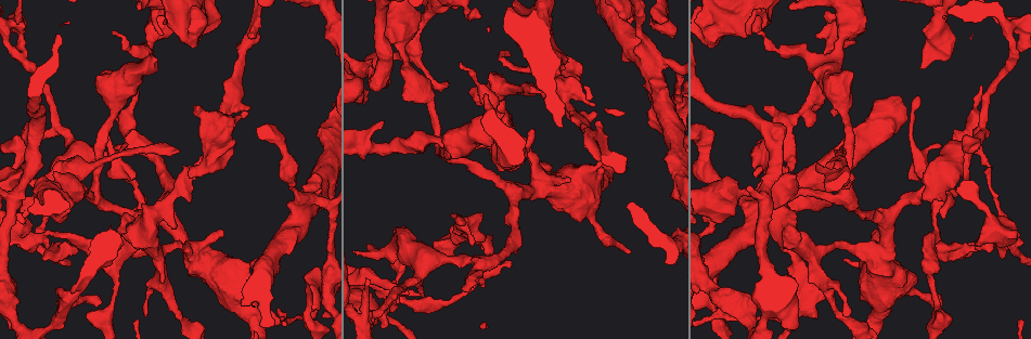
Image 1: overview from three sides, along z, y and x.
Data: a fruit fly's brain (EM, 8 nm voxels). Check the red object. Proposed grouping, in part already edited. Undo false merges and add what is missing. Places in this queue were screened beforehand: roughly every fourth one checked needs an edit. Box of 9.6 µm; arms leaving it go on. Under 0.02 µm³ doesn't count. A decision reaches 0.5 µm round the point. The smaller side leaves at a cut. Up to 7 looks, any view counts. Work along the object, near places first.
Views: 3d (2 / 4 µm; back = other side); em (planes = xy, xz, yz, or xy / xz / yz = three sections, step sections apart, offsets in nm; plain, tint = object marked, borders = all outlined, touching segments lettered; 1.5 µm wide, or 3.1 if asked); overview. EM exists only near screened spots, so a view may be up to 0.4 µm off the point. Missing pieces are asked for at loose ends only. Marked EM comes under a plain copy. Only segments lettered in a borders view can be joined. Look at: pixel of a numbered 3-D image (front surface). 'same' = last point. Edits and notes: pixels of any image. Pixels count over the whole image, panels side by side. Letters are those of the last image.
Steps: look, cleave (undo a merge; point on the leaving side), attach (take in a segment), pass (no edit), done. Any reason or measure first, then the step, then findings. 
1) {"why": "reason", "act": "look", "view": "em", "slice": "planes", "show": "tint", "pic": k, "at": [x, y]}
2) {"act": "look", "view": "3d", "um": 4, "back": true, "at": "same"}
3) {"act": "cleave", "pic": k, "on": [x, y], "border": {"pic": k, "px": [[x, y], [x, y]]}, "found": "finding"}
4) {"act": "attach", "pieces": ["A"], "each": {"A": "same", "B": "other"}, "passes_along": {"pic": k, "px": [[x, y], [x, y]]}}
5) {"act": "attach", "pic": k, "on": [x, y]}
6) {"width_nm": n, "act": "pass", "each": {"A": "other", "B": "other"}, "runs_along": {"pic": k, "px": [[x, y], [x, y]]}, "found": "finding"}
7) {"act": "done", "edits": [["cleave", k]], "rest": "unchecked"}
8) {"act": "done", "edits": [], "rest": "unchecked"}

{"why": "free end", "act": "look", "view": "3d", "um": 2, "pic": 1, "at": [757, 34]}

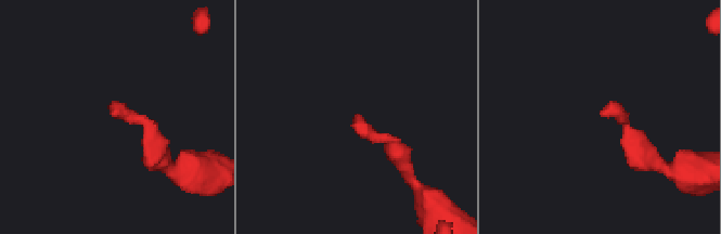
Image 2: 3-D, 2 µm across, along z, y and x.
{"act": "look", "view": "em", "slice": "xz", "step": 4, "show": "tint", "pic": 2, "at": [114, 117]}

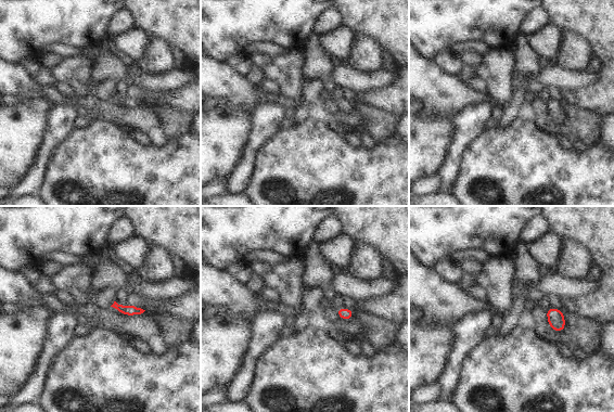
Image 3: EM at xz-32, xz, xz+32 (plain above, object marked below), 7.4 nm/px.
{"act": "look", "view": "em", "slice": "planes", "show": "borders", "at": "same"}

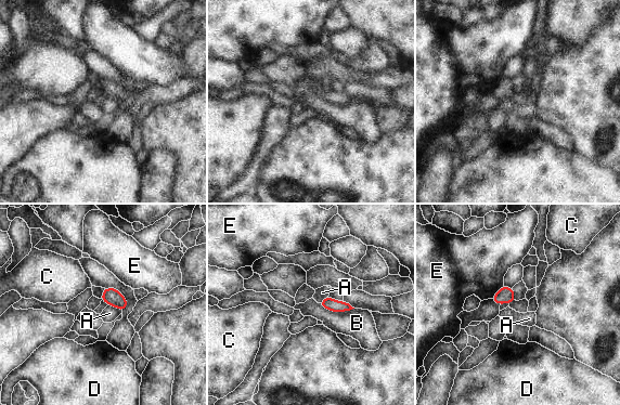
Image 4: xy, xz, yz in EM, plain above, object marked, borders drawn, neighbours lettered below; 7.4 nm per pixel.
{"act": "pass", "each": {"A": "other", "B": "other", "C": "other", "D": "other", "E": "other"}, "border": {"pic": 4, "px": [[108, 304], [115, 305], [121, 312]]}, "found": "no lettered segment goes on from it"}

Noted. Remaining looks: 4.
{"why": "free end", "act": "look", "view": "em", "slice": "planes", "show": "tint", "pic": 1, "at": [78, 251]}

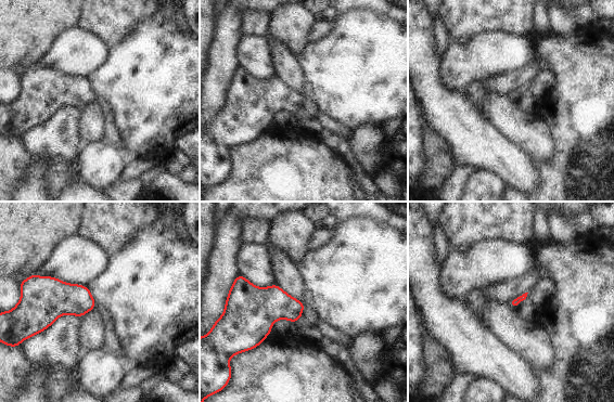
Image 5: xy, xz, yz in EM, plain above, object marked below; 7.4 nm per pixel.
{"act": "look", "view": "em", "slice": "planes", "show": "borders", "at": "same"}

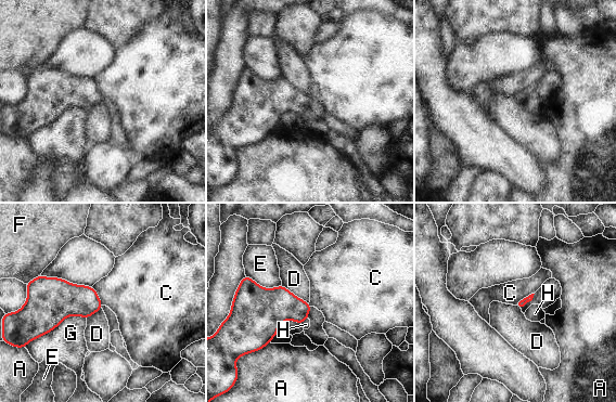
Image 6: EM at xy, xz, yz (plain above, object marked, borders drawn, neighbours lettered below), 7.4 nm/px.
{"act": "pass", "each": {"A": "other", "C": "other", "D": "other", "E": "other", "F": "other", "G": "other", "H": "other"}, "border": {"pic": 6, "px": [[282, 284], [308, 303]]}, "found": "no lettered segment goes on from it"}

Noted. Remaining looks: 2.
{"why": "stops while still wide", "act": "look", "view": "em", "slice": "planes", "show": "borders", "pic": 1, "at": [765, 105]}

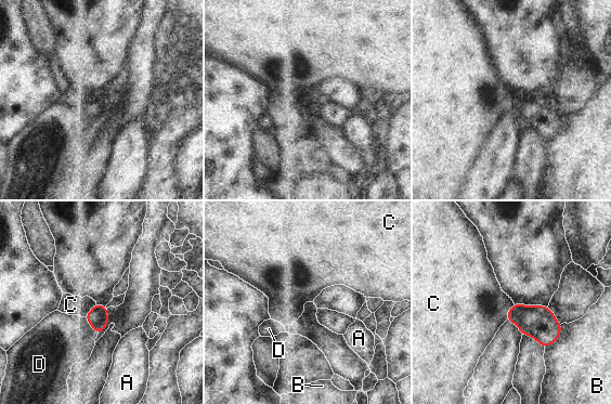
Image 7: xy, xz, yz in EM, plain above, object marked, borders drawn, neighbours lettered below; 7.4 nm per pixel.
{"act": "pass", "each": {"A": "other", "B": "other", "C": "other", "D": "other"}, "border": {"pic": 7, "px": [[514, 303], [506, 318]]}, "found": "none of them fits"}

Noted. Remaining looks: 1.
{"act": "done", "edits": [], "rest": "unchecked"}

